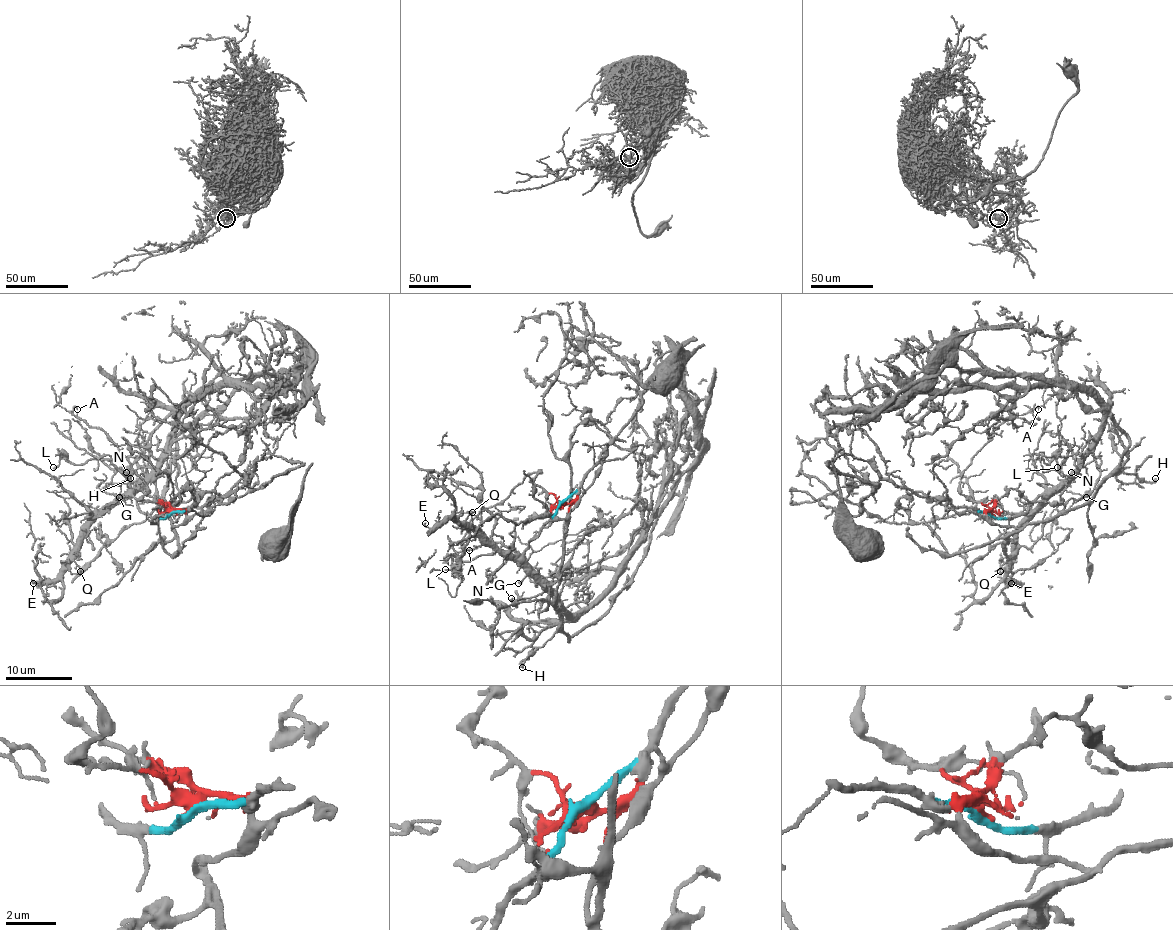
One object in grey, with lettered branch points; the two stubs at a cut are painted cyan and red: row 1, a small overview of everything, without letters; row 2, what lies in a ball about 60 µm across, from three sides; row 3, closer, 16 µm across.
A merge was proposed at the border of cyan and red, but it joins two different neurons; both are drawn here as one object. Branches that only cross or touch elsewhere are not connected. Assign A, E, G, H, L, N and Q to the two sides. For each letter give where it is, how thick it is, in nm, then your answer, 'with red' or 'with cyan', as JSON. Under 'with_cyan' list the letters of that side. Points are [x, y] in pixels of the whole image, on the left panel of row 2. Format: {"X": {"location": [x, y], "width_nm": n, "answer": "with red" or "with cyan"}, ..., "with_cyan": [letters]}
{"A": {"location": [77, 409], "width_nm": 150, "answer": "with red"}, "E": {"location": [33, 583], "width_nm": 130, "answer": "with cyan"}, "G": {"location": [119, 497], "width_nm": 170, "answer": "with cyan"}, "H": {"location": [130, 478], "width_nm": 260, "answer": "with red"}, "L": {"location": [53, 467], "width_nm": 140, "answer": "with cyan"}, "N": {"location": [126, 472], "width_nm": 100, "answer": "with cyan"}, "Q": {"location": [80, 571], "width_nm": 120, "answer": "with cyan"}, "with_cyan": ["E", "G", "L", "N", "Q"]}

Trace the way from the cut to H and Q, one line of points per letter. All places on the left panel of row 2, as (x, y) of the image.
H: (170, 513), (182, 510), (185, 520), (172, 528), (164, 503), (167, 476), (161, 471), (136, 481), (131, 478)
Q: (170, 513), (149, 516), (132, 496), (116, 500), (87, 530), (79, 555), (67, 566), (72, 573), (81, 571)

